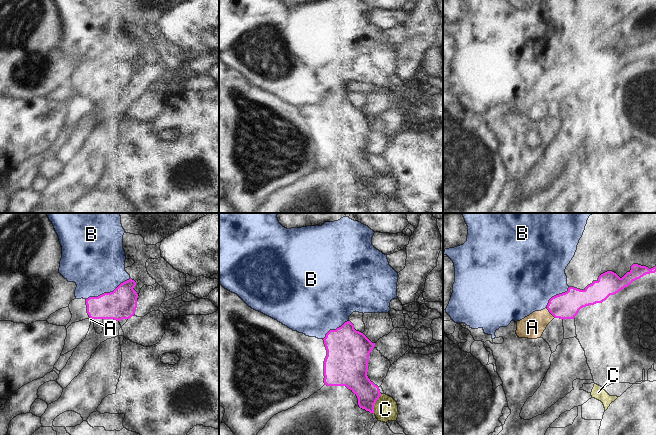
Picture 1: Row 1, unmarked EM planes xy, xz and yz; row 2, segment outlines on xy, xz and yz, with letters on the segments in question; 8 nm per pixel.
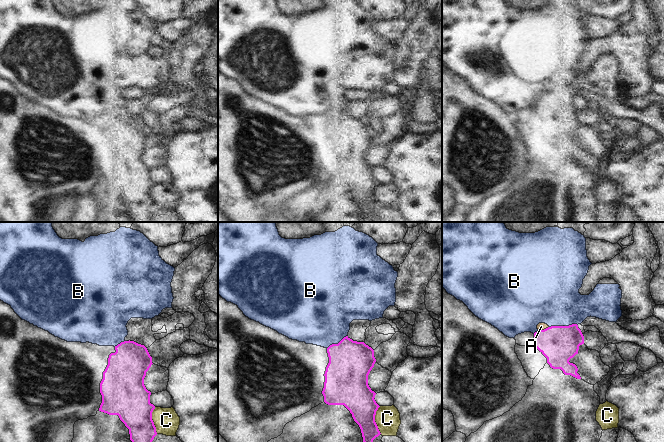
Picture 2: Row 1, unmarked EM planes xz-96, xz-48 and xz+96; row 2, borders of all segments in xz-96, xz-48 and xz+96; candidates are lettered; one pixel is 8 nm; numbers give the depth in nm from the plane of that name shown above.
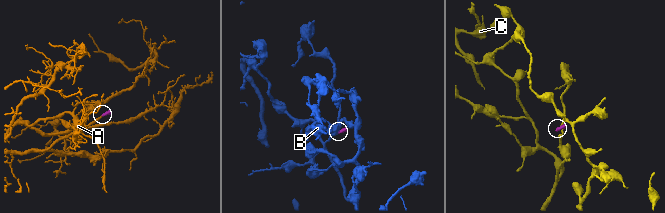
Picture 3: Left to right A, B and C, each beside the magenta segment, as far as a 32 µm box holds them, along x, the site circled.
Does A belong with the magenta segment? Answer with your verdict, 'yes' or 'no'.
yes

